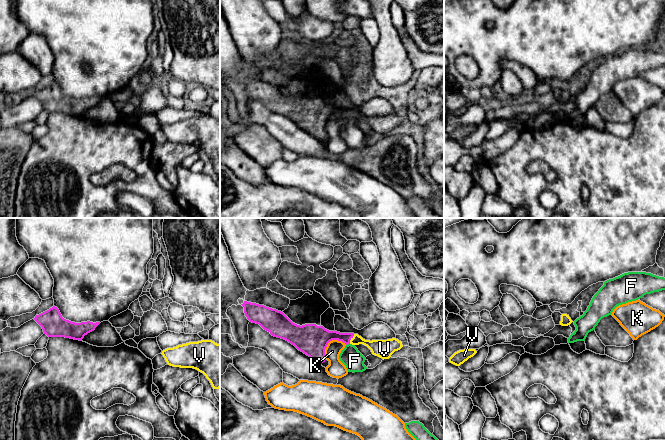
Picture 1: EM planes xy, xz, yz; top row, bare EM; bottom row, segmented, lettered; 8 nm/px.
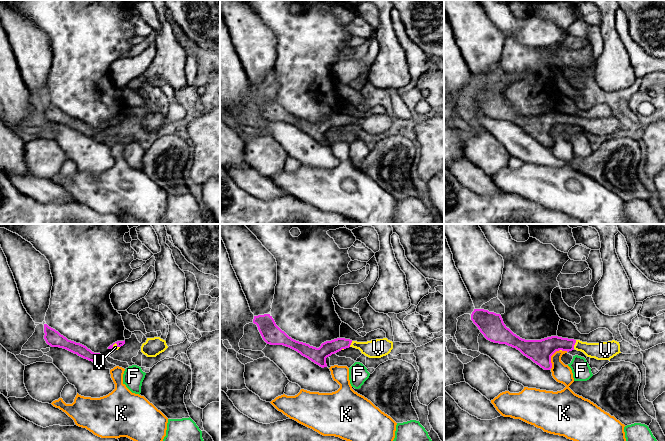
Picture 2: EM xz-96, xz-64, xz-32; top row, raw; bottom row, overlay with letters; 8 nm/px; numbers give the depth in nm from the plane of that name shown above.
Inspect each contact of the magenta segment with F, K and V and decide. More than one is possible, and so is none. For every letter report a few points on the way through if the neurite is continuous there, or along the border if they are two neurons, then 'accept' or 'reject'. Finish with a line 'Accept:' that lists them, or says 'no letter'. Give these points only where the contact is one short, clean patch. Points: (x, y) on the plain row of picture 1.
F: border along xz (349, 119), (346, 121); reject
K: border along xz (346, 120), (341, 117), (331, 116), (325, 125), (325, 134); reject
V: runs through xz (319, 113), (342, 112), (350, 115), (360, 116), (379, 124); accept
Accept: V

